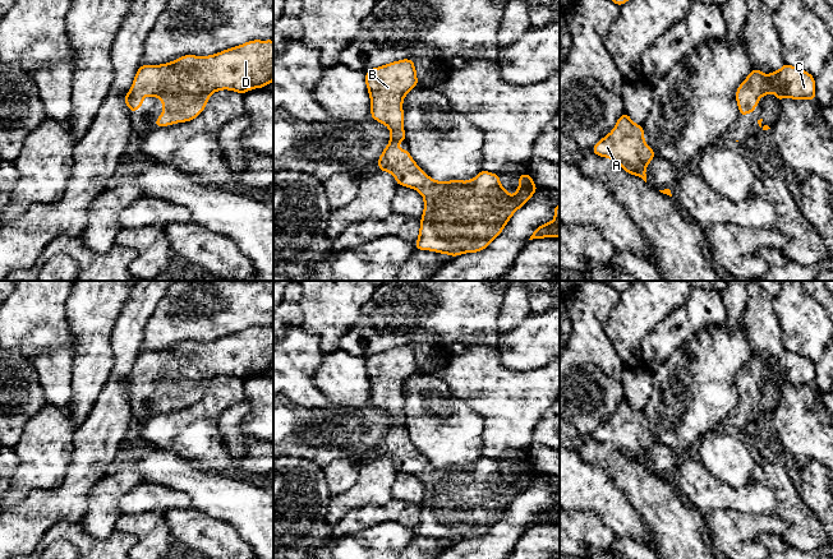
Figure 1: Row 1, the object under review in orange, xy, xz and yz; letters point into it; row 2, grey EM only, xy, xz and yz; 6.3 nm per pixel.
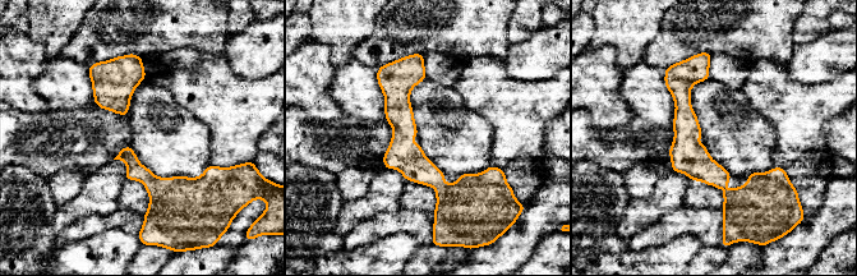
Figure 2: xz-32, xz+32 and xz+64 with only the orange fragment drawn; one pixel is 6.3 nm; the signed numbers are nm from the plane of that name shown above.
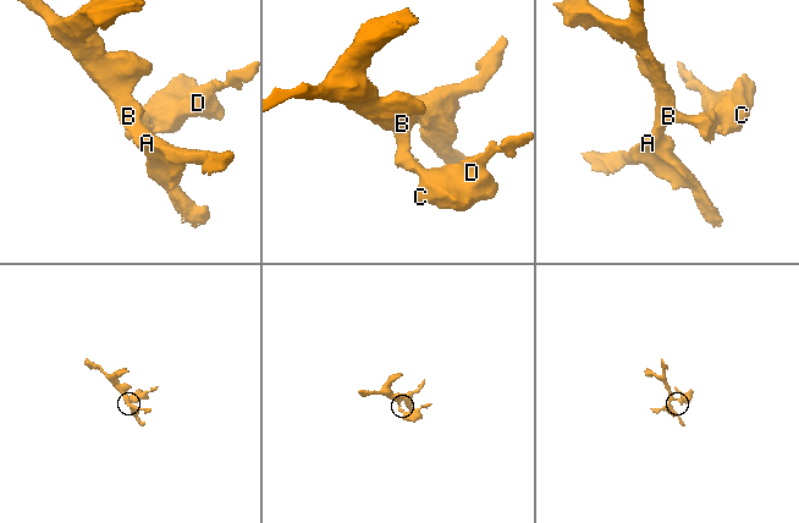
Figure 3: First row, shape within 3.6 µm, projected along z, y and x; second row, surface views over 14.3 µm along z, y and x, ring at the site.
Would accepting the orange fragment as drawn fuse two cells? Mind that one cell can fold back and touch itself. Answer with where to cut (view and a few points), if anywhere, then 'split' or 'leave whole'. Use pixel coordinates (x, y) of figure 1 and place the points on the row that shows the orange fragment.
cut none; leave whole

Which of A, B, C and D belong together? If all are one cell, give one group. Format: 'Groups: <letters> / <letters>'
Groups: A B C D

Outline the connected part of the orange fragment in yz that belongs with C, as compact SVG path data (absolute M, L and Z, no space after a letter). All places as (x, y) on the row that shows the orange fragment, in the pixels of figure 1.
M786 63L778 71L768 75L753 69L736 92L740 115L754 114L754 108L760 102L756 96L763 100L767 93L774 93L779 103L783 97L815 101L815 78Z

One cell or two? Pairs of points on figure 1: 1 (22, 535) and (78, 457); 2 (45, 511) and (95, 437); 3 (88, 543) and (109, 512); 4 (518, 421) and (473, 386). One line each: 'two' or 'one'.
1: one
2: one
3: two
4: one

